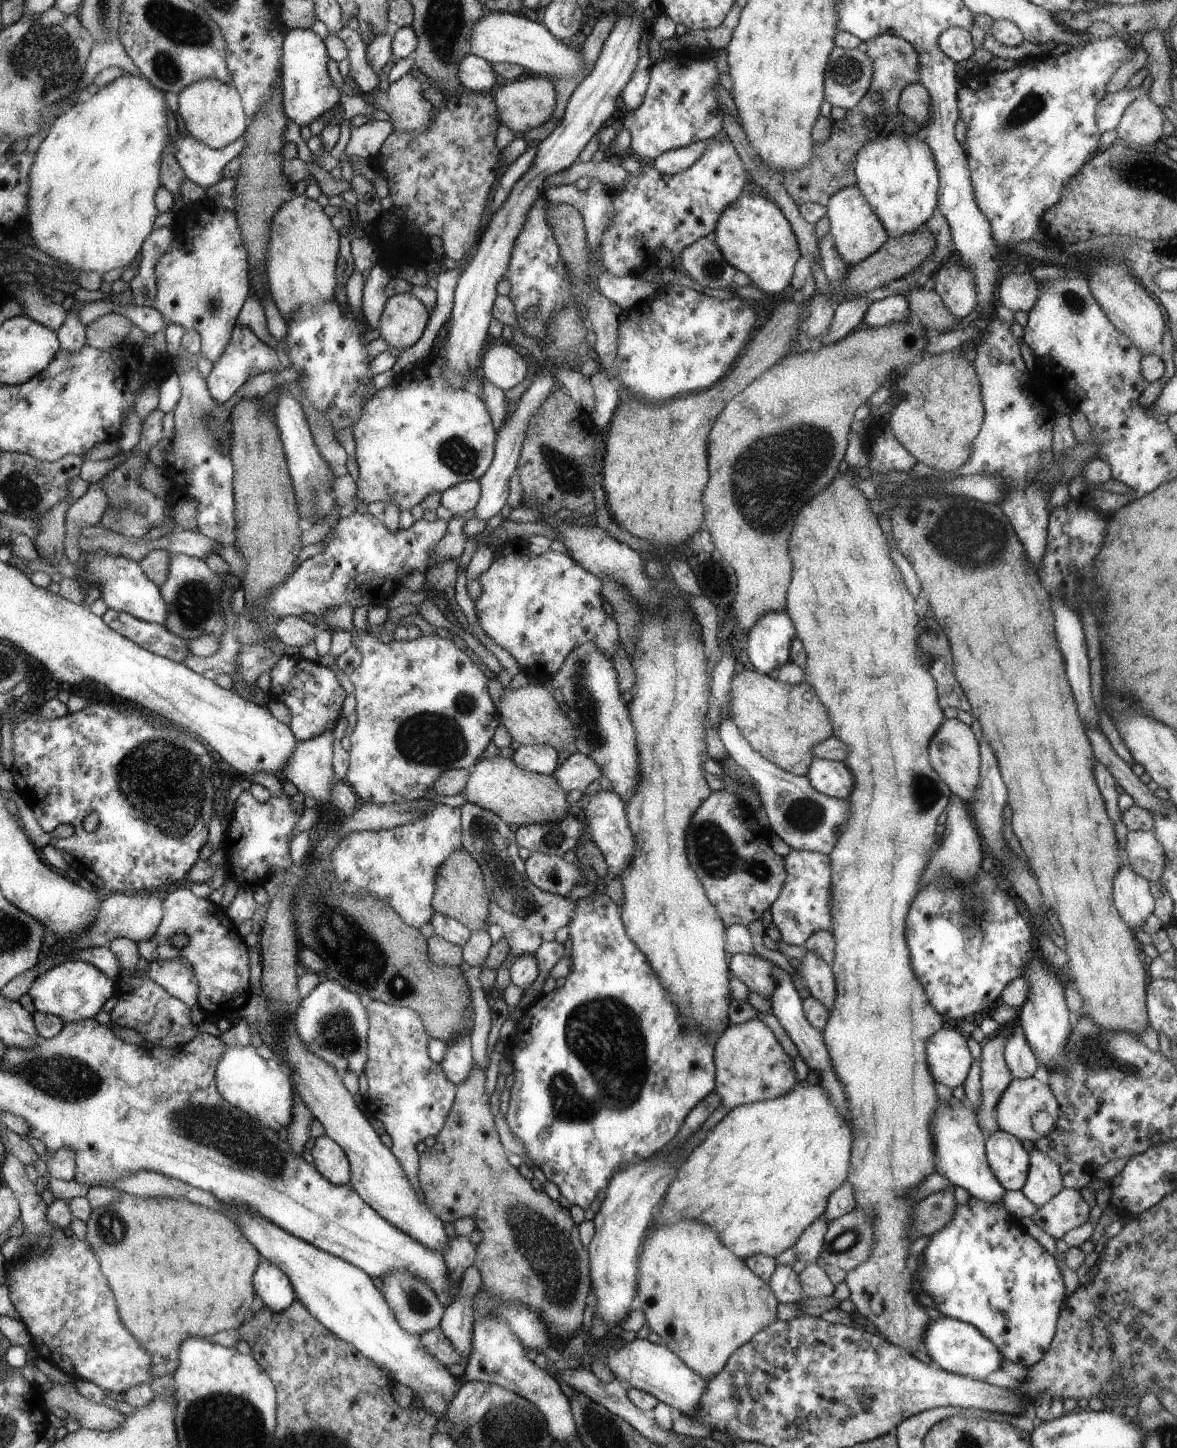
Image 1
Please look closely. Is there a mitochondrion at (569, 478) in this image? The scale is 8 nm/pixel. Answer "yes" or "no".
yes

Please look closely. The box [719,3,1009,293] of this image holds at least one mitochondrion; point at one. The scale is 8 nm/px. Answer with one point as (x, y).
(847, 71)

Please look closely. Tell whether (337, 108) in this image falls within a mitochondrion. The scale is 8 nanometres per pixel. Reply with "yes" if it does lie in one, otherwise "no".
no

